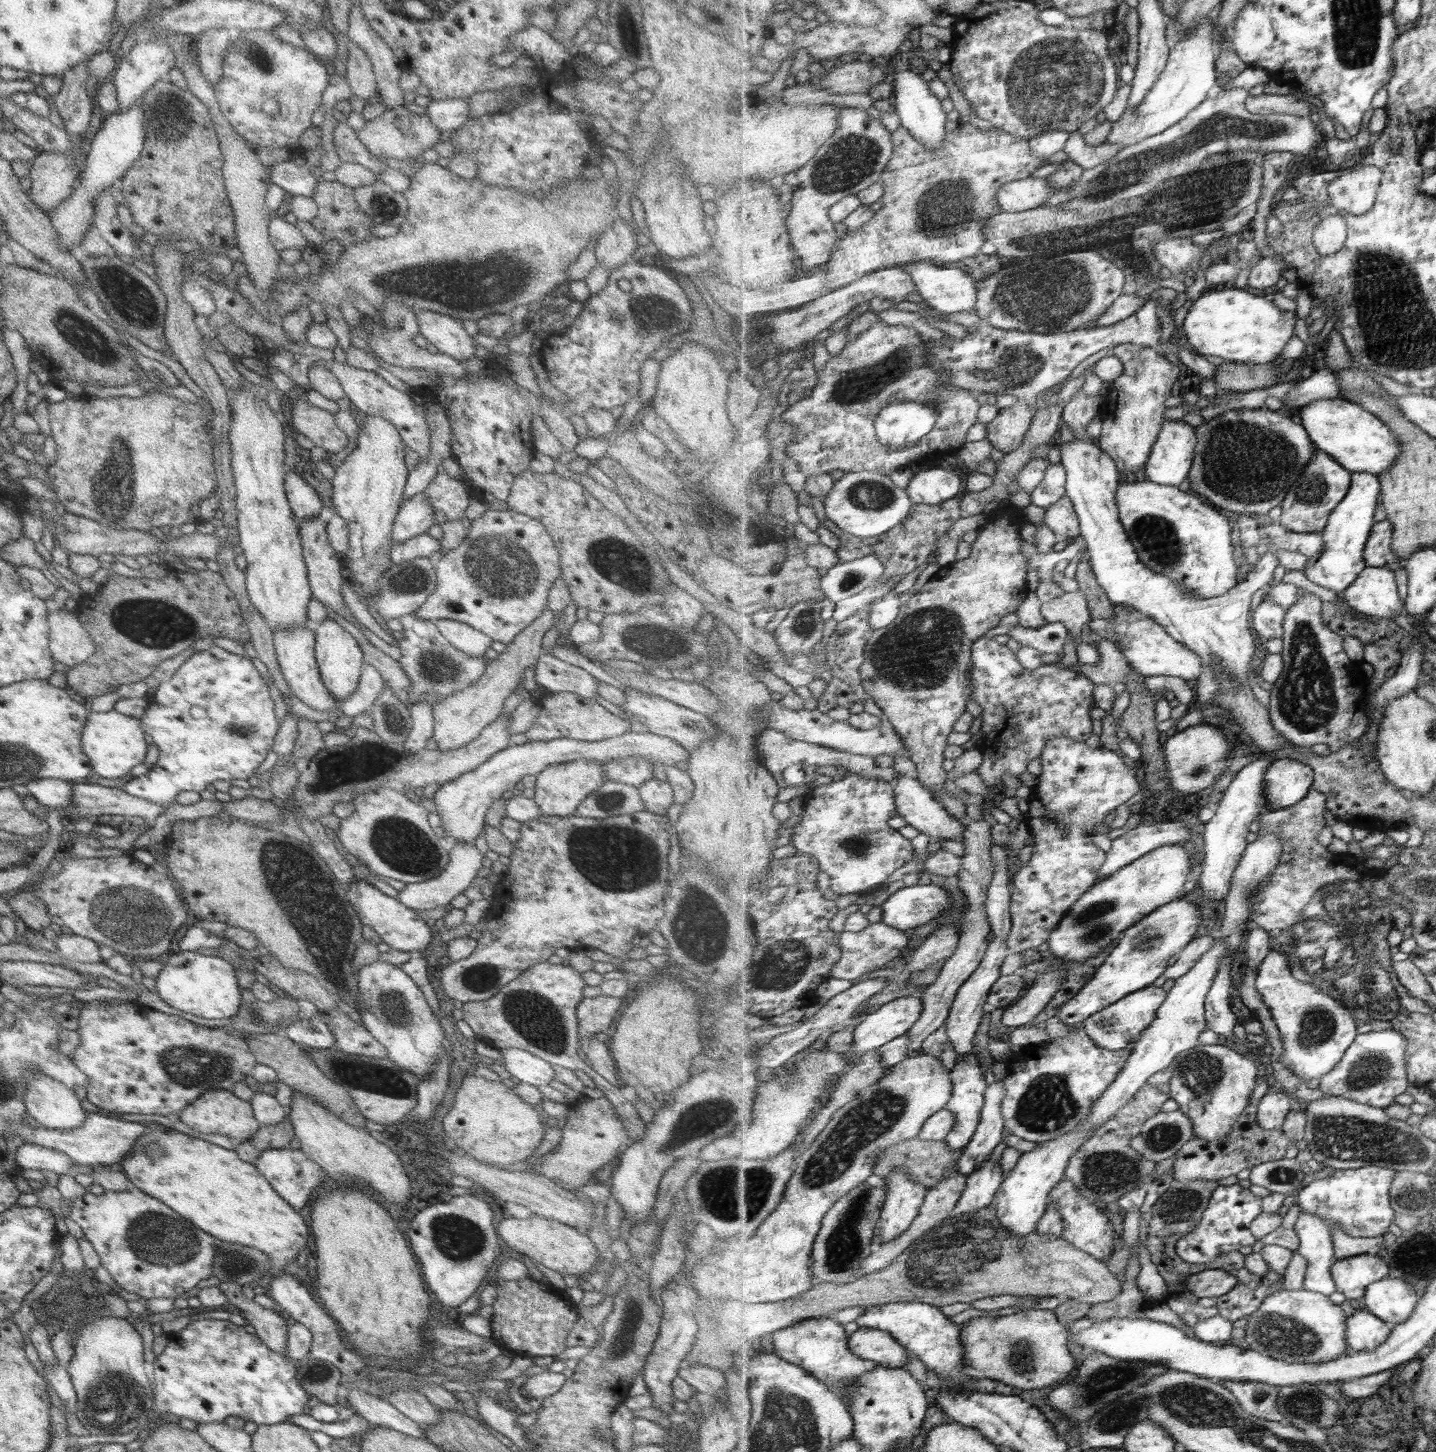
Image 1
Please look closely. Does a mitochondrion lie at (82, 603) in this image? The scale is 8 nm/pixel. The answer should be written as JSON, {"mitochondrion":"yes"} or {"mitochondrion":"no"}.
{"mitochondrion":"no"}

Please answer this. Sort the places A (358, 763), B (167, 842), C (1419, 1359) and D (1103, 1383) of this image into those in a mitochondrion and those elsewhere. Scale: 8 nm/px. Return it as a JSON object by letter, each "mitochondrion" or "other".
{"A":"mitochondrion","B":"other","C":"other","D":"mitochondrion"}

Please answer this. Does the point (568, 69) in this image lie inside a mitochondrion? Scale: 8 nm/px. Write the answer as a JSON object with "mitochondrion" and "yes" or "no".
{"mitochondrion":"no"}

